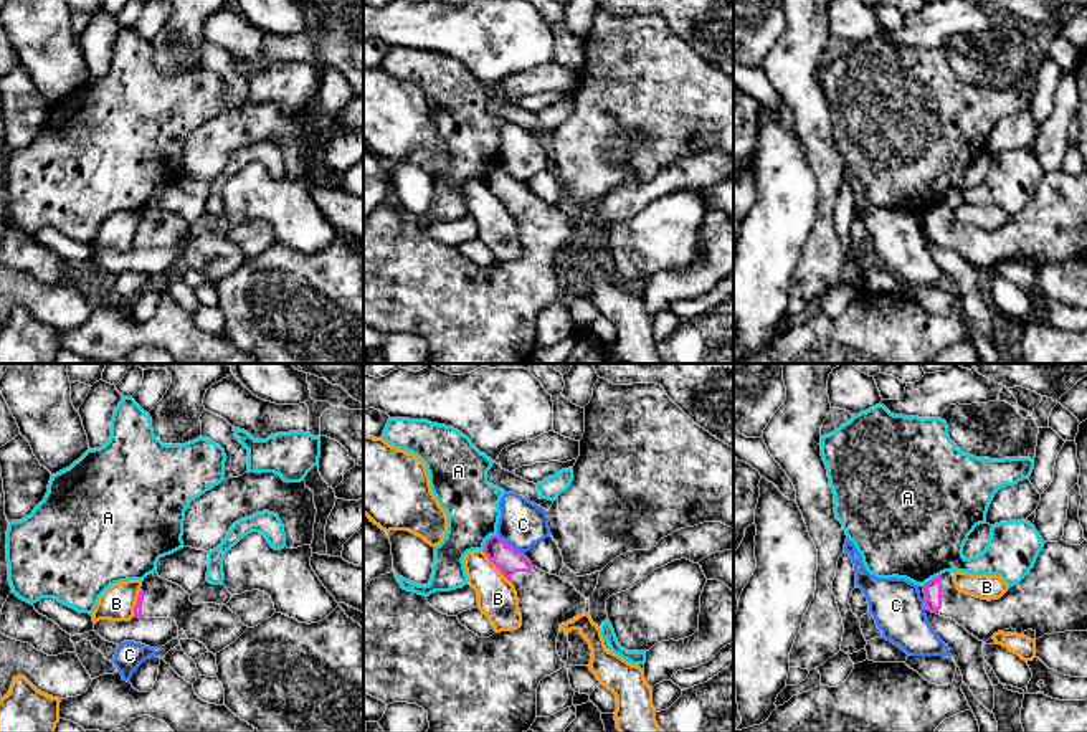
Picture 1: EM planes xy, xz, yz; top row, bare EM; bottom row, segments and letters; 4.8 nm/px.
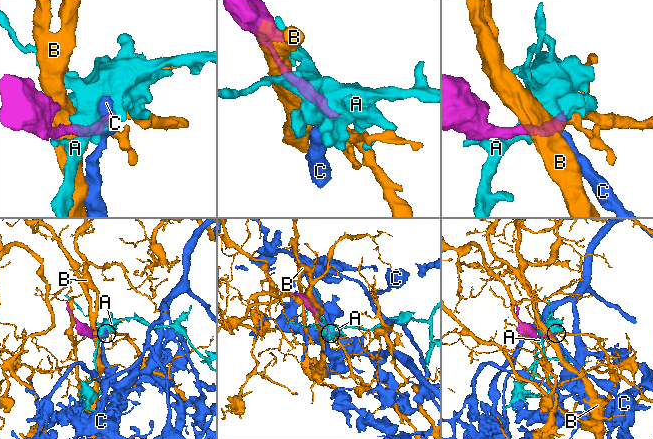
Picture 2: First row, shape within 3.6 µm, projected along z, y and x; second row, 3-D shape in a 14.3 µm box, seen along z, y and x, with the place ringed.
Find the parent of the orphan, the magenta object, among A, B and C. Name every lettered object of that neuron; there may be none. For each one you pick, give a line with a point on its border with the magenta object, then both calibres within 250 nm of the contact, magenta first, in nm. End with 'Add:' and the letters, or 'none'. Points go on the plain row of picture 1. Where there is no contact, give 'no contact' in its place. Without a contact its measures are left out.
Add: none

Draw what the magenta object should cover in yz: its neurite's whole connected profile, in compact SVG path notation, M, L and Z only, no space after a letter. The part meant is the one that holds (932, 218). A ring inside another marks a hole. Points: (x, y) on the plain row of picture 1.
M1064 170L1046 172L1029 203L998 230L988 231L960 223L952 202L927 212L923 223L928 241L955 250L983 273L994 263L1009 258L1018 264L1032 259L1036 269L1052 263L1087 261L1087 170L1080 175L1070 175Z

